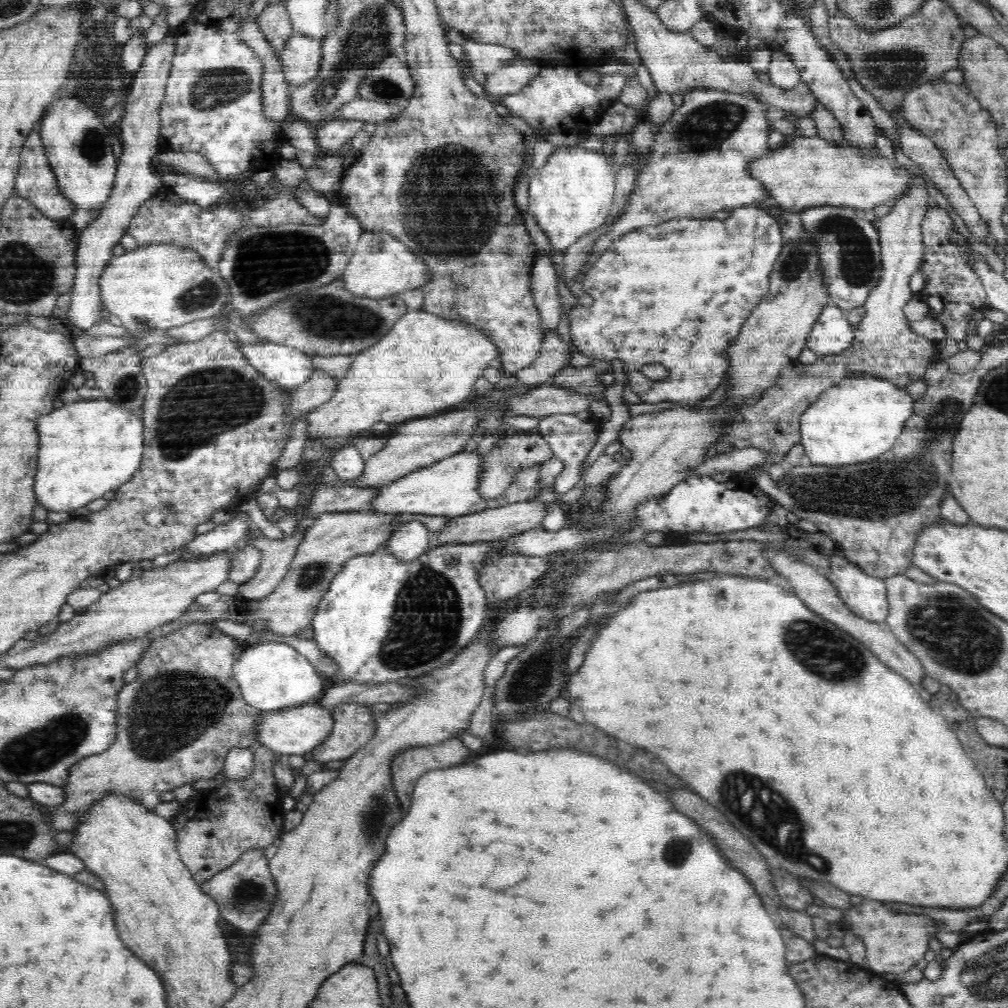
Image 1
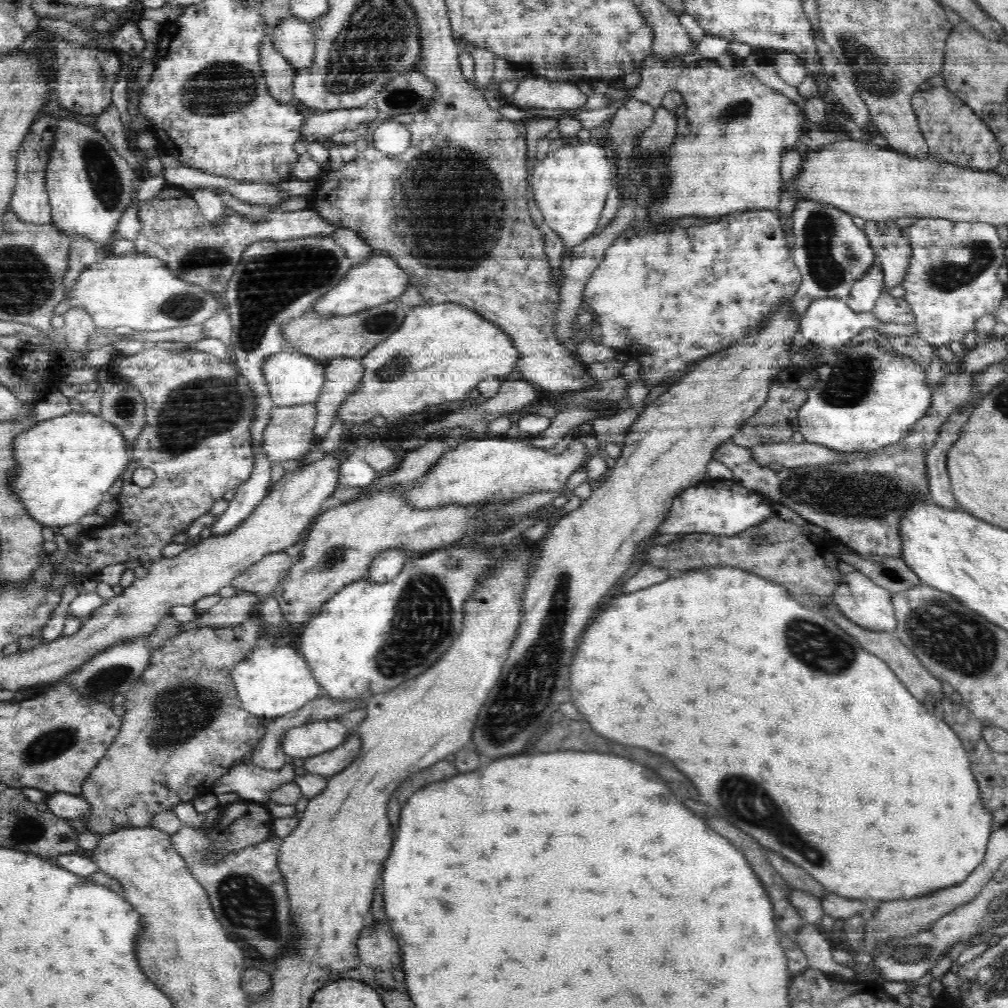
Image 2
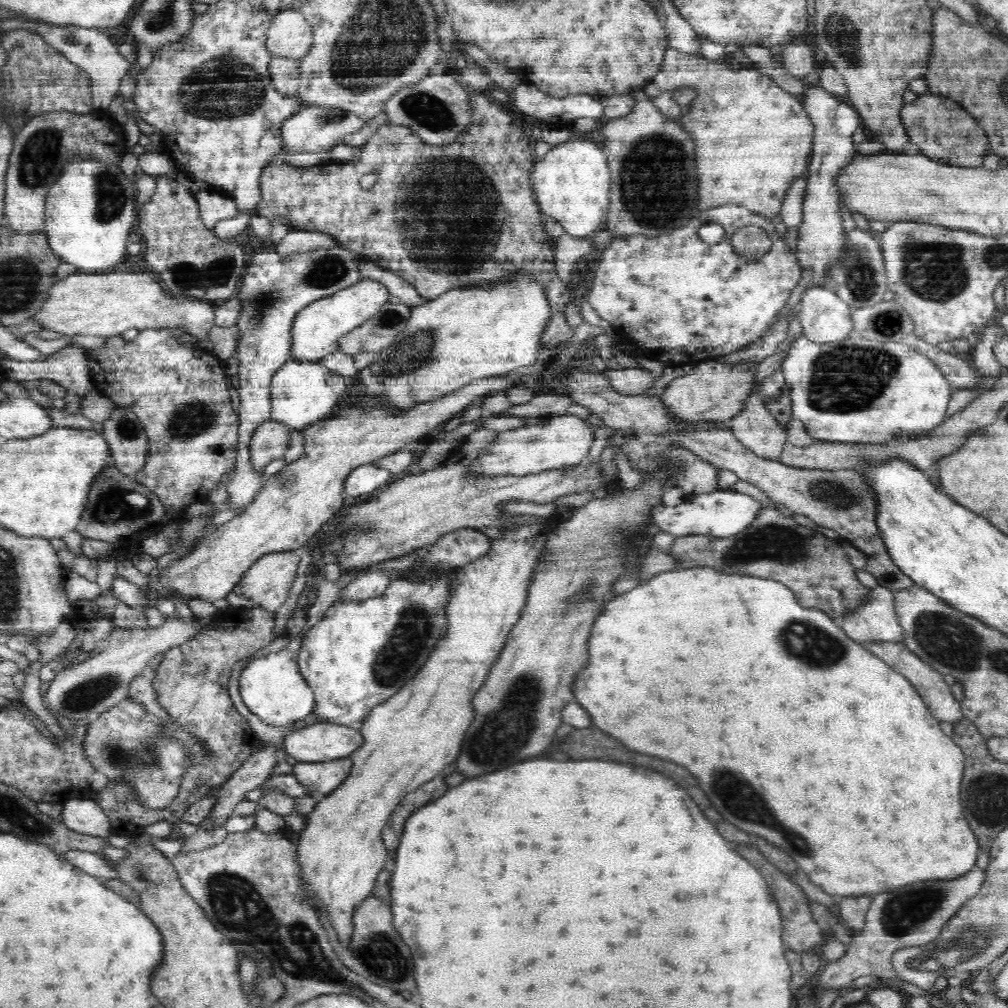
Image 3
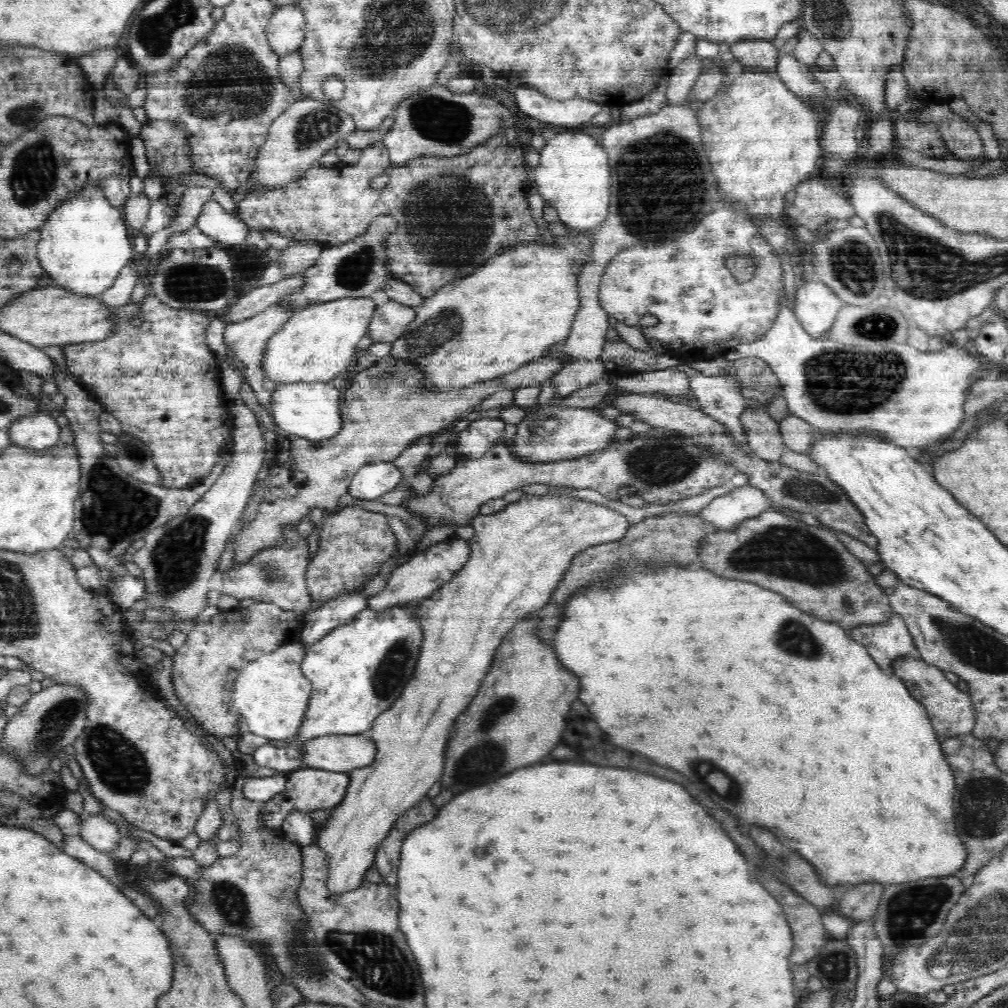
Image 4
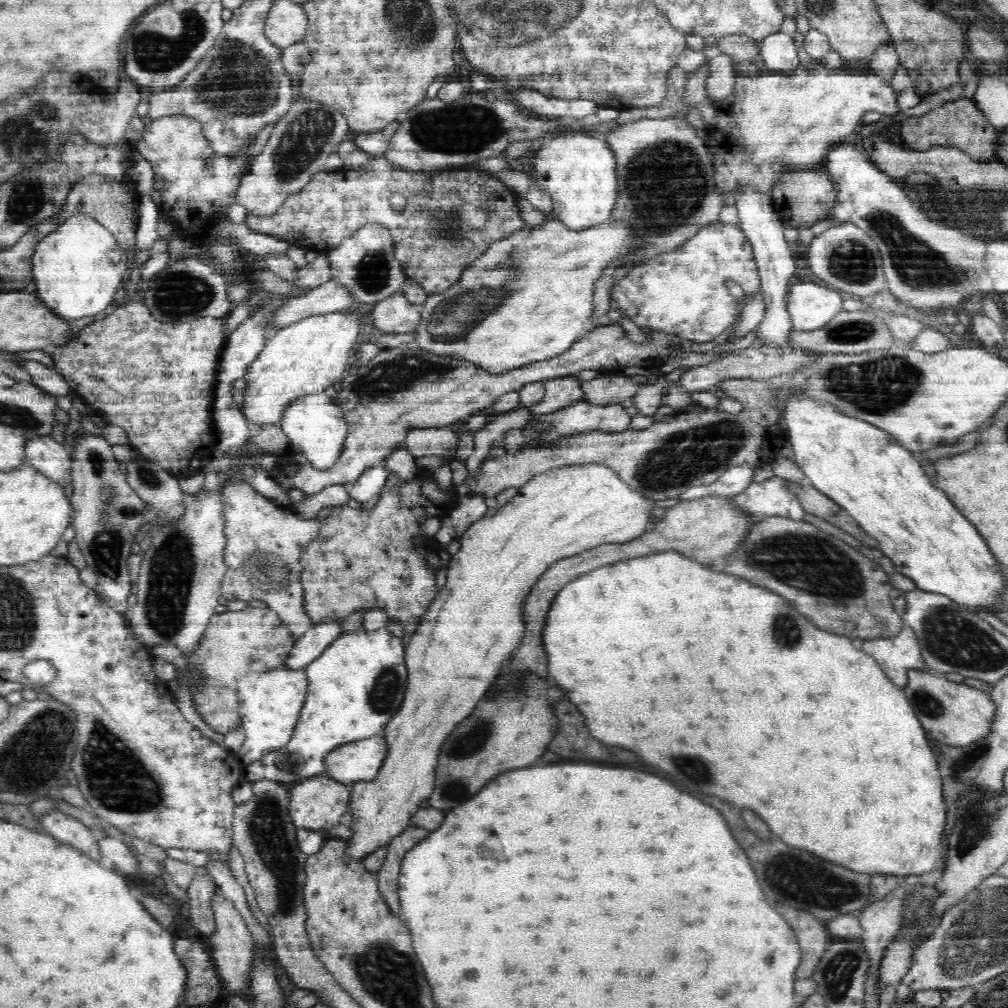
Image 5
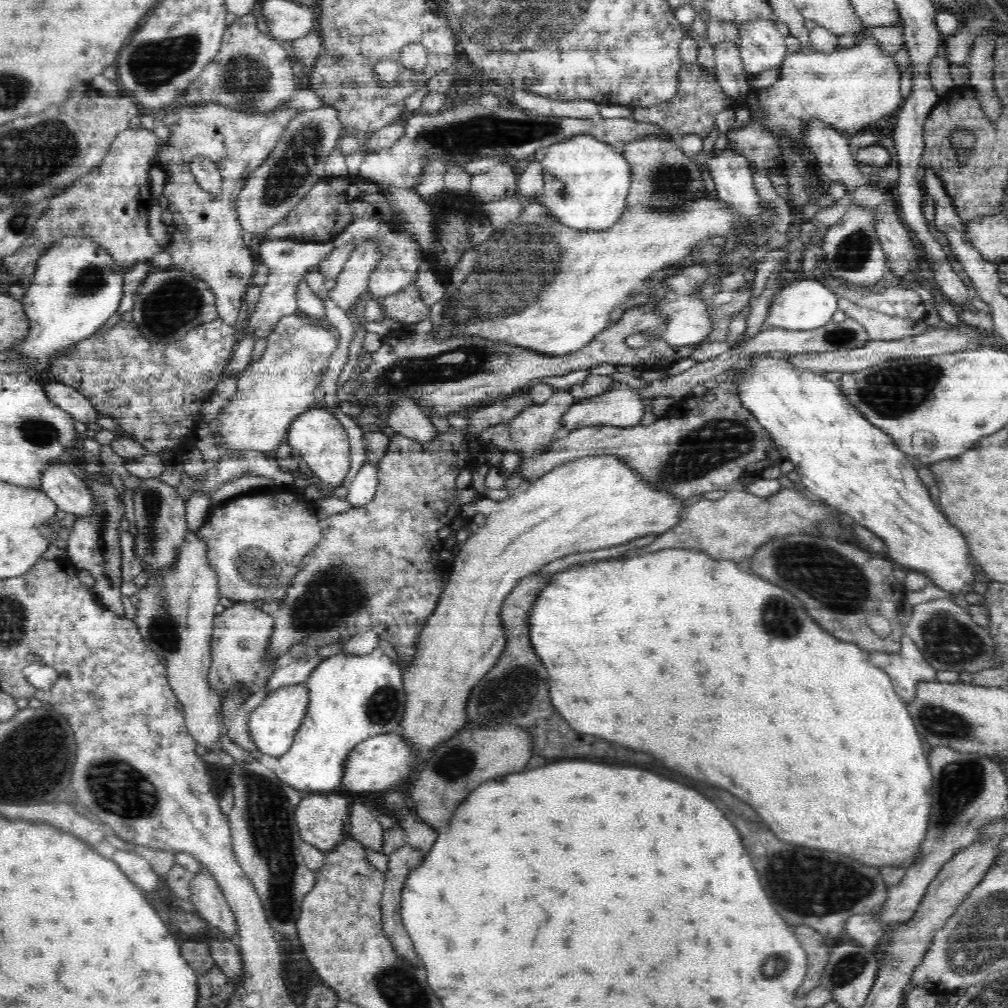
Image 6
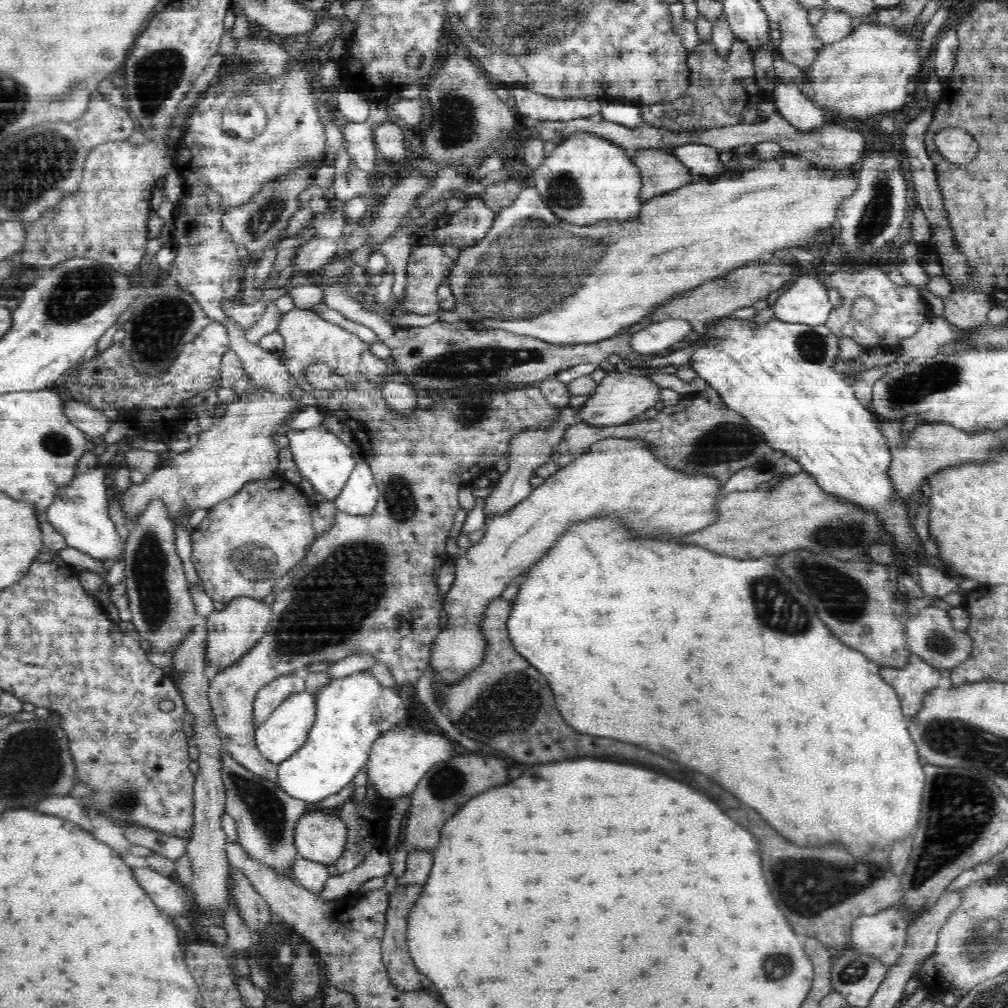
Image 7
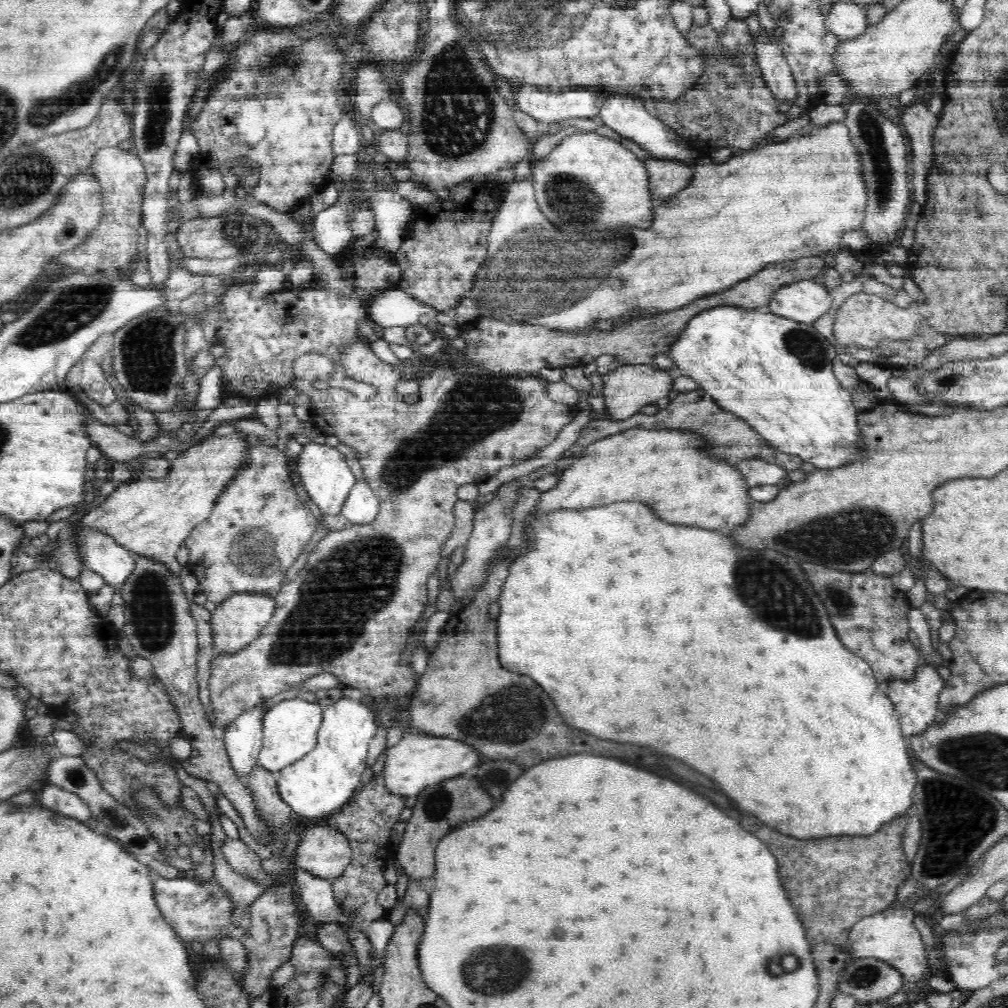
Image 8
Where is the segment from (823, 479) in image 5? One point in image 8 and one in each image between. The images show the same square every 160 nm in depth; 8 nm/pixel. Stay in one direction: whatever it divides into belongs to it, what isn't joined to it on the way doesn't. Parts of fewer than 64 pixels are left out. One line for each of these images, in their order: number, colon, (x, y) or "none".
6: (852, 466)
7: (780, 376)
8: (775, 373)

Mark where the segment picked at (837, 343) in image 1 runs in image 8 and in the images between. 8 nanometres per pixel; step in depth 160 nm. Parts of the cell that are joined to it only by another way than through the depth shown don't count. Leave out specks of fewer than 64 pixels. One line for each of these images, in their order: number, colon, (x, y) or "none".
2: (828, 323)
3: (825, 317)
4: (816, 306)
5: (810, 306)
6: (804, 304)
7: (805, 302)
8: (805, 301)

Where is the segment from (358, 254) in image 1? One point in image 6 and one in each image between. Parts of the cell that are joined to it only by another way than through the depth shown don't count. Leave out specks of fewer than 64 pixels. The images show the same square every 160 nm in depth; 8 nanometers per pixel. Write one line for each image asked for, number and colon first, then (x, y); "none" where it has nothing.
2: (378, 280)
3: (320, 325)
4: (317, 343)
5: (307, 356)
6: (271, 392)

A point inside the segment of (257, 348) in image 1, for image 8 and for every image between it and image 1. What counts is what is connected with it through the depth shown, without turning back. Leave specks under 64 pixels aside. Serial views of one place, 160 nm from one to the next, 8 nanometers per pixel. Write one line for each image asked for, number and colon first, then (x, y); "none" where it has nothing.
2: (293, 378)
3: (302, 393)
4: (312, 411)
5: (317, 428)
6: (320, 439)
7: (326, 462)
8: (328, 481)

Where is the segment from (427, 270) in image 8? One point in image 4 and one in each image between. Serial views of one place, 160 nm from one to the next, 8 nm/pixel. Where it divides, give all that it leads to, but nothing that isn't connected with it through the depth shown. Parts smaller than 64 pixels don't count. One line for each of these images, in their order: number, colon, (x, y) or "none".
4: (389, 321)
5: (396, 314)
6: (406, 306)
7: (426, 269)

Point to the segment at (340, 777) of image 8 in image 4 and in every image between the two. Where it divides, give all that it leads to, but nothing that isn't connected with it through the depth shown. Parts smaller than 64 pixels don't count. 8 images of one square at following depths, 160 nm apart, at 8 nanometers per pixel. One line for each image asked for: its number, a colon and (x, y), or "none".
4: (351, 667)
5: (358, 682)
6: (351, 698)
7: (351, 713)

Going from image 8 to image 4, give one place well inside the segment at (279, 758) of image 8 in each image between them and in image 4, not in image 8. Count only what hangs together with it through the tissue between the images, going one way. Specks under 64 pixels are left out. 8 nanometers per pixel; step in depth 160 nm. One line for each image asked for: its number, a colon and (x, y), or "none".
4: (272, 694)
5: (270, 702)
6: (273, 724)
7: (284, 731)

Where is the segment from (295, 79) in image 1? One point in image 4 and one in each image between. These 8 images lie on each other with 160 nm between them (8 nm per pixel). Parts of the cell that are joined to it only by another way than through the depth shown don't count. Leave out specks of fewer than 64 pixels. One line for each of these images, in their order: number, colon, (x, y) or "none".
2: (293, 38)
3: (290, 36)
4: (286, 32)

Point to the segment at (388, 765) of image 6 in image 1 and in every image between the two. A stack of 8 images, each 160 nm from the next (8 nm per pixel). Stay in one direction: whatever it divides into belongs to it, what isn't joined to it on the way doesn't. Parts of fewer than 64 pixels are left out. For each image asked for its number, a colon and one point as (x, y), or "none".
1: (296, 730)
2: (303, 741)
3: (321, 742)
4: (336, 752)
5: (358, 760)

